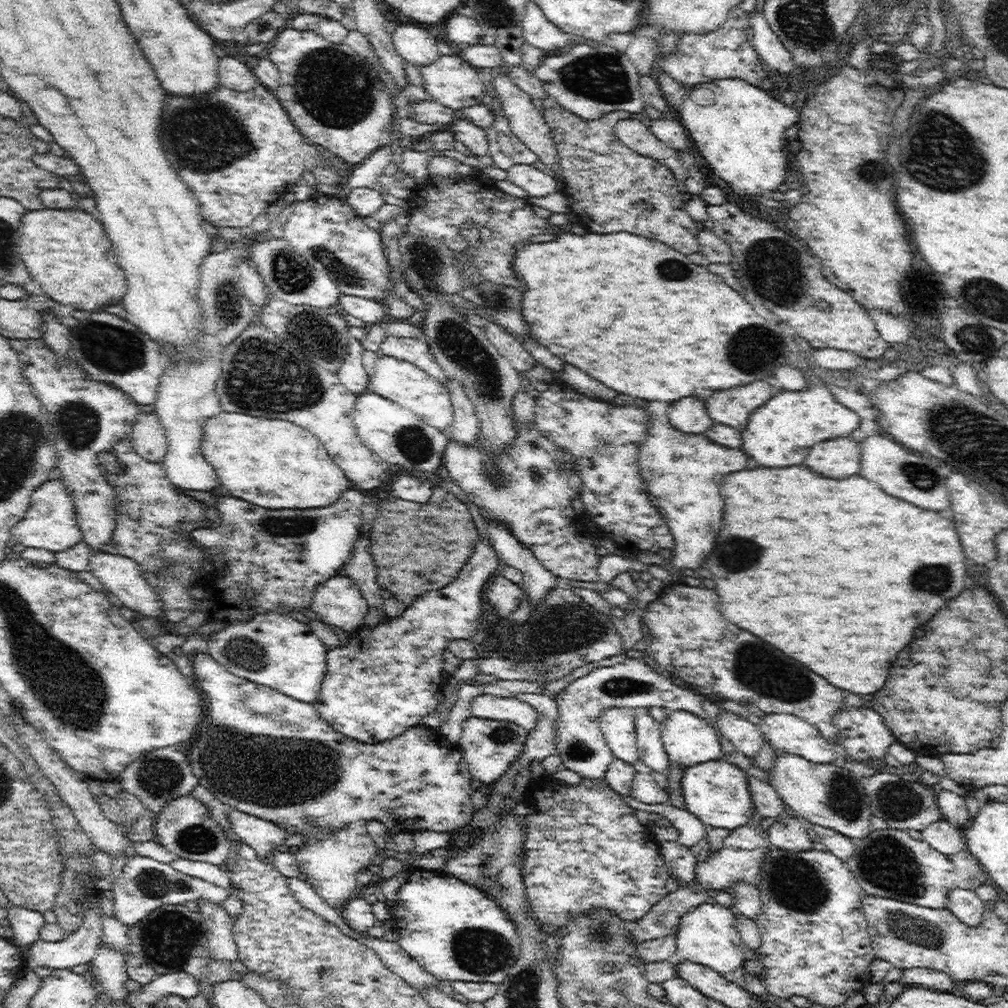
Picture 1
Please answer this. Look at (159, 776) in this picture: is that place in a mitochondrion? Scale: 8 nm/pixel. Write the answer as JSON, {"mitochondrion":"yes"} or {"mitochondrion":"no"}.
{"mitochondrion":"yes"}

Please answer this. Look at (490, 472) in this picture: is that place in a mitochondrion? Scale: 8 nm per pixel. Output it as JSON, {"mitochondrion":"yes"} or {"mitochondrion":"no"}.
{"mitochondrion":"yes"}

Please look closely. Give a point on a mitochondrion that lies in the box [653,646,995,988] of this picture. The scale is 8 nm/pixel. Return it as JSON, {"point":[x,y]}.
{"point":[887,864]}

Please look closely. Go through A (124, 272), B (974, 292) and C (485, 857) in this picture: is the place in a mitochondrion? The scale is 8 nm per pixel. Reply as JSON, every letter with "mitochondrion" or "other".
{"A":"other","B":"mitochondrion","C":"mitochondrion"}

